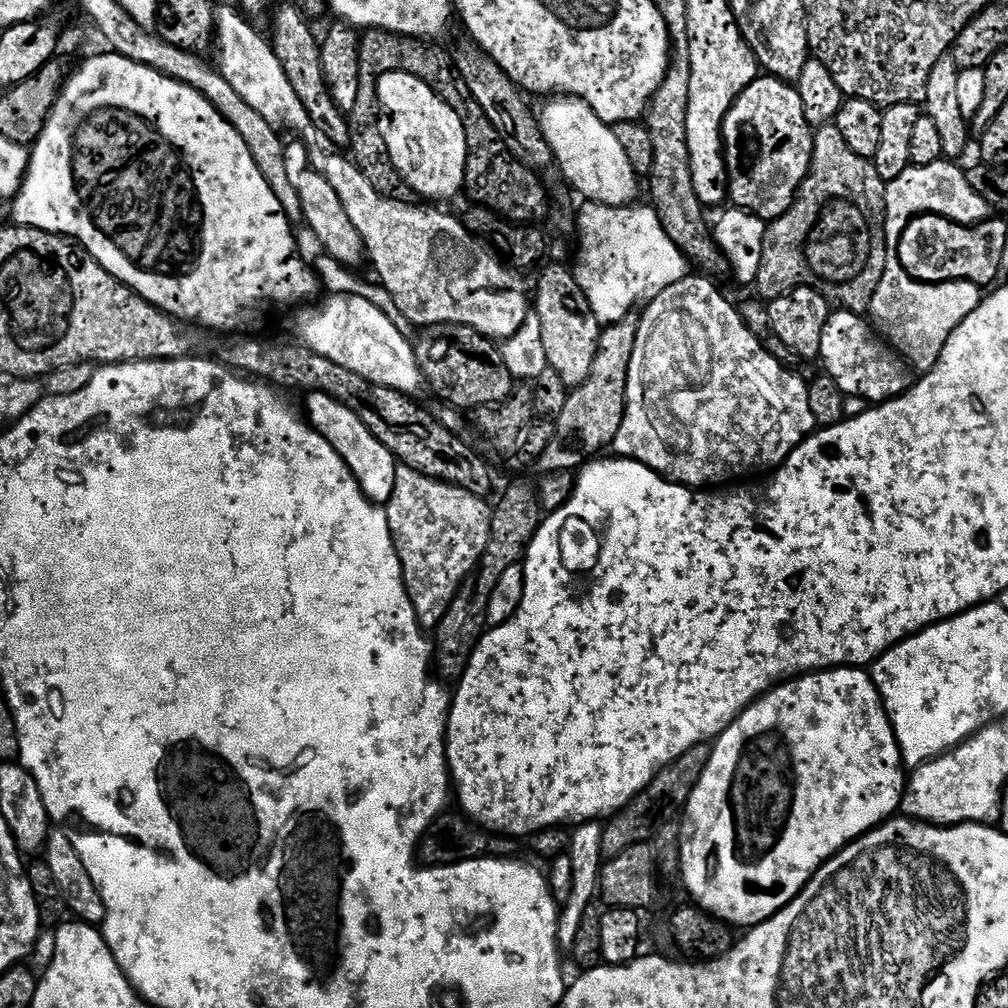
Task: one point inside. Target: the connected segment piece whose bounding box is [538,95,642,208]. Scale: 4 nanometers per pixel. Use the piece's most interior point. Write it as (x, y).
(586, 149)

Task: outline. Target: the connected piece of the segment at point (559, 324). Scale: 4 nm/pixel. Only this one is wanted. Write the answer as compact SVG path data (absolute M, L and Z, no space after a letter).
M547 264L539 269L540 277L536 280L534 315L542 322L542 342L546 345L549 368L553 368L558 378L562 378L562 382L573 389L586 382L590 375L594 356L598 354L602 325L577 282L575 271L564 264Z

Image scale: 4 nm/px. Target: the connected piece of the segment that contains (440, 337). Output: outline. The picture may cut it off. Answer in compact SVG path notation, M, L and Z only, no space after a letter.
M446 324L437 327L435 331L424 330L420 337L415 337L416 362L422 373L423 379L432 383L432 388L444 400L449 400L456 408L473 408L479 410L495 406L508 399L514 391L514 372L509 368L507 359L499 347L495 348L493 341L467 328L465 324Z

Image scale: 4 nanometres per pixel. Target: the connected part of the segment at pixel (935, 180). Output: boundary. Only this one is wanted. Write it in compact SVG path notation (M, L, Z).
M952 162L909 166L904 173L887 181L884 189L884 236L899 241L912 219L925 214L944 216L956 224L979 224L990 216L990 205L980 197L966 172Z

